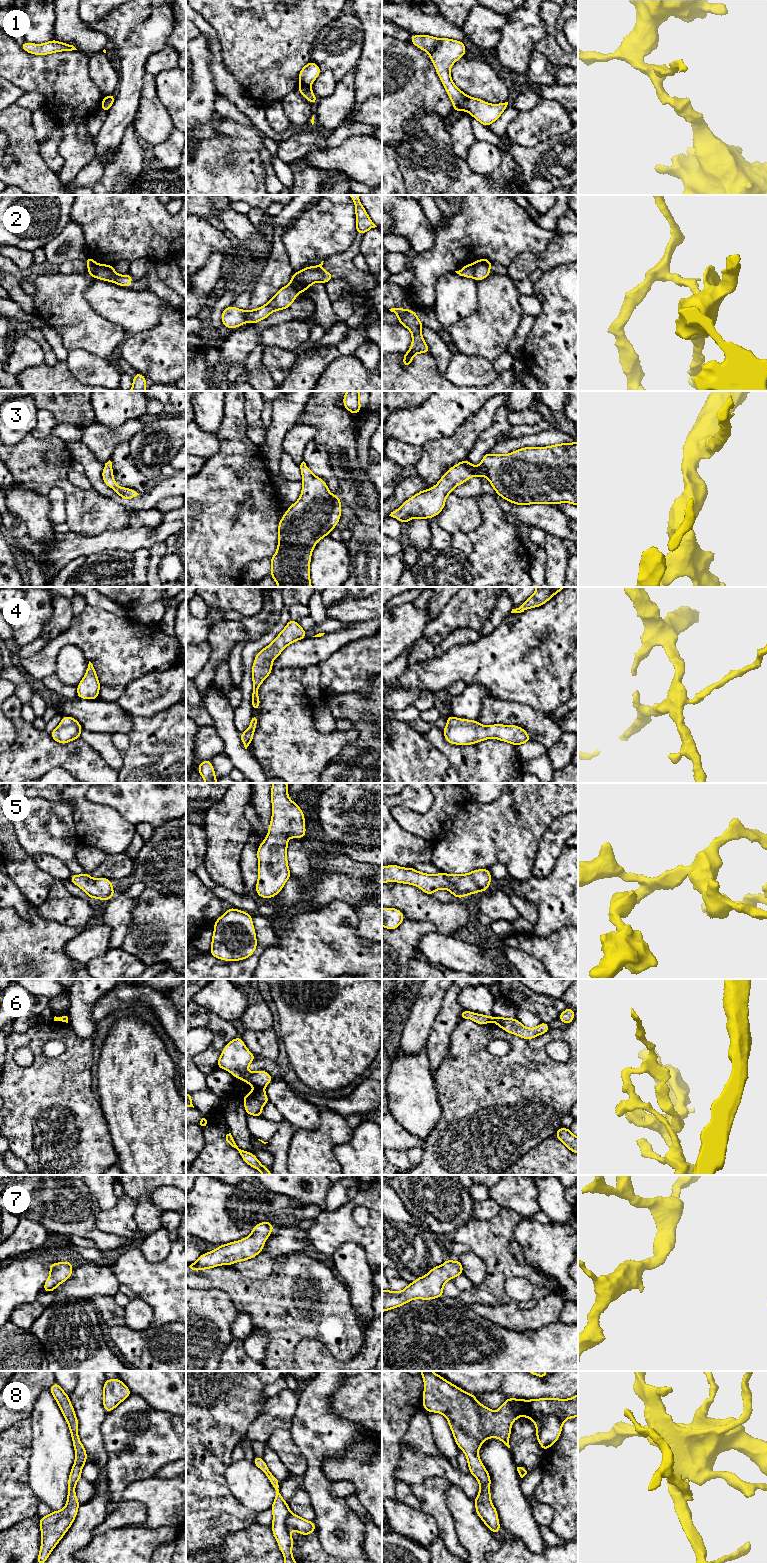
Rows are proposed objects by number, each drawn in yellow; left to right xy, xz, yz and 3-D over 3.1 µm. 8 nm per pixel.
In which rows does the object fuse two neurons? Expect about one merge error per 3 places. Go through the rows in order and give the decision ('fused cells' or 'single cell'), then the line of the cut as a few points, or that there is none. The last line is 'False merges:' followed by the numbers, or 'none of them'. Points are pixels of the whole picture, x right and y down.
1: fused cells; cut yz (468, 96), (464, 109)
2: fused cells; cut xy (98, 264), (95, 270), (95, 277)
3: single cell; cut none
4: single cell; cut none
5: single cell; cut none
6: fused cells; cut xz (260, 1089), (263, 1090)
7: single cell; cut none
8: single cell; cut none
False merges: 1, 2, 6

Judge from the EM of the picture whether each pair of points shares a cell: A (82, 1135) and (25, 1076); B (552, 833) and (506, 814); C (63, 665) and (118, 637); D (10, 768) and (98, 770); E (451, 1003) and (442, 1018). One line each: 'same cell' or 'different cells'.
A: same cell
B: different cells
C: different cells
D: same cell
E: same cell

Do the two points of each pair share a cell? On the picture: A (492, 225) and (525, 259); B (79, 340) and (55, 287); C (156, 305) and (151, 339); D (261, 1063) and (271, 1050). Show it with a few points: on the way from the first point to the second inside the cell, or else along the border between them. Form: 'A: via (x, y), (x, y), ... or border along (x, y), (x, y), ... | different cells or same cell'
A: border along (535, 255), (520, 253), (507, 267) | different cells
B: via (79, 327), (59, 300) | same cell
C: border along (166, 306), (162, 308), (156, 324), (131, 335) | different cells
D: border along (256, 1055), (269, 1057), (274, 1060) | different cells

